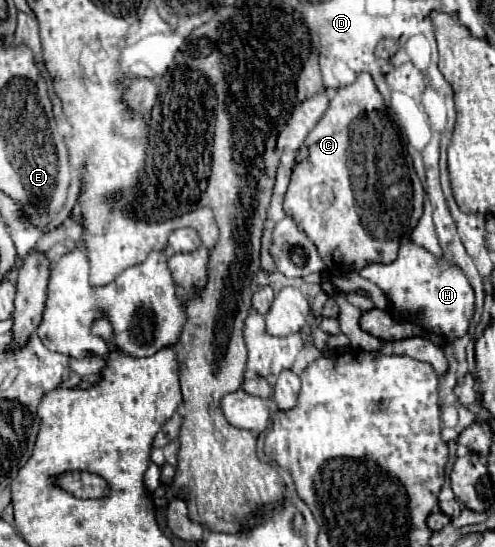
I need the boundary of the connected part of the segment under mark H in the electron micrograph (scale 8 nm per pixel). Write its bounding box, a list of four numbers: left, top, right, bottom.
[360,238,474,340]

